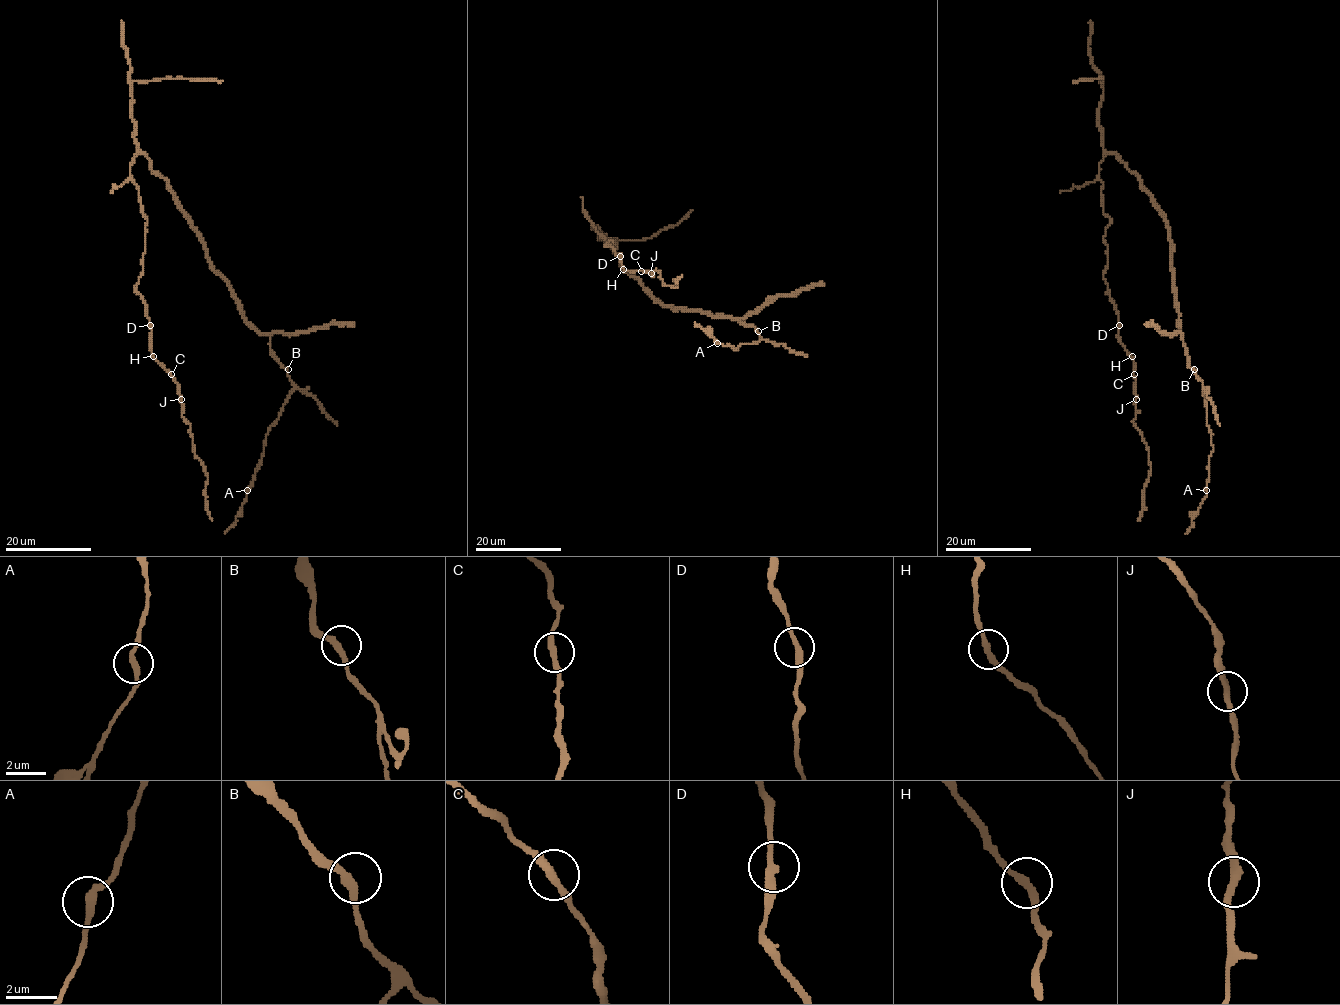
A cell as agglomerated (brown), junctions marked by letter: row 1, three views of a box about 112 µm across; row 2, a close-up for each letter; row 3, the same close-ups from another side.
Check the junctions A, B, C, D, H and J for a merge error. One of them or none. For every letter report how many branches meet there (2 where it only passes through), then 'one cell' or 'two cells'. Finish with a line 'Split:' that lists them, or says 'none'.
A: branches 2; one cell
B: branches 2; one cell
C: branches 2; one cell
D: branches 2; one cell
H: branches 2; one cell
J: branches 2; one cell
Split: none

